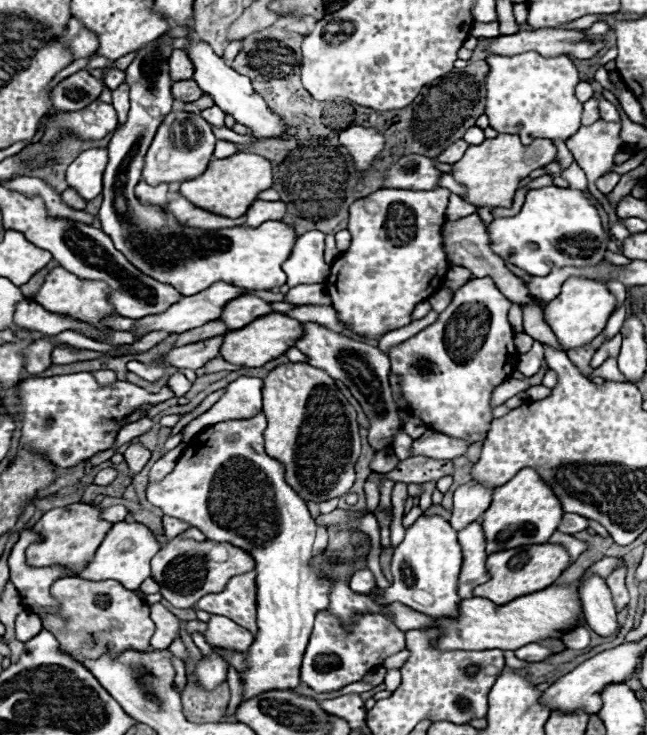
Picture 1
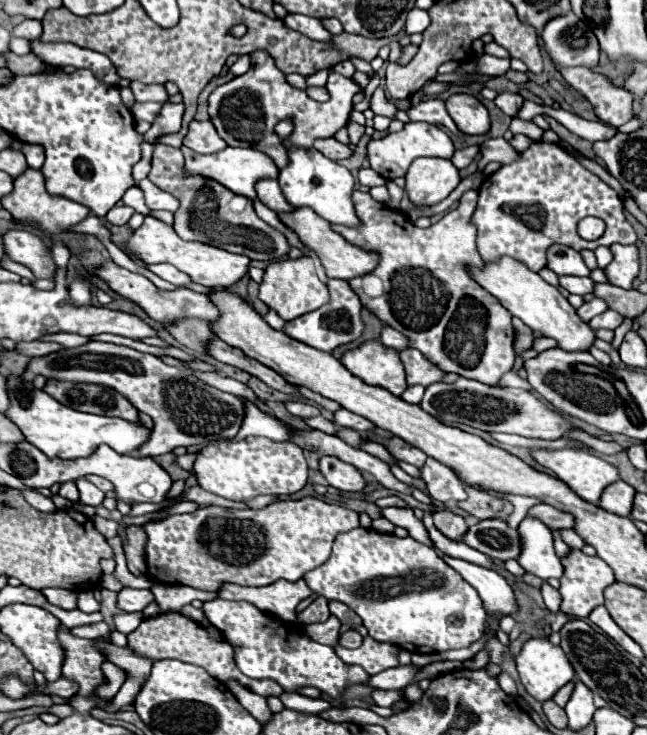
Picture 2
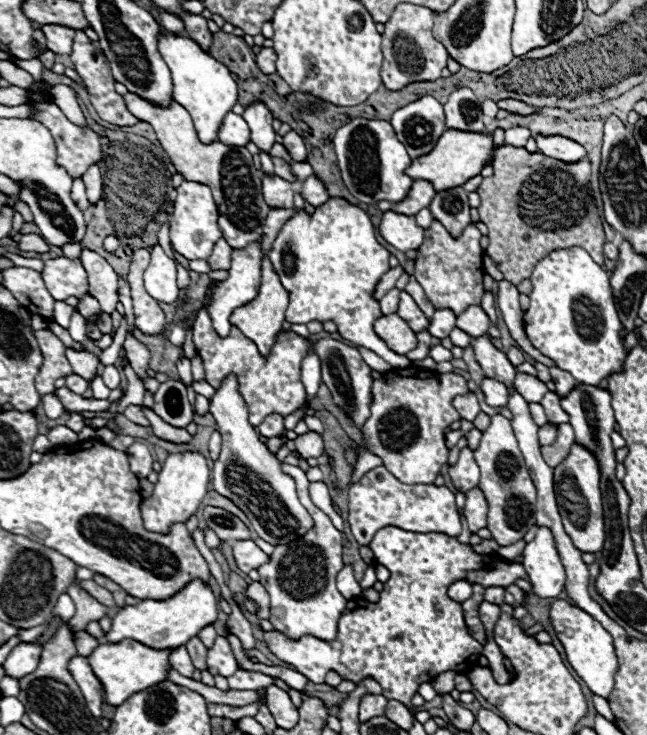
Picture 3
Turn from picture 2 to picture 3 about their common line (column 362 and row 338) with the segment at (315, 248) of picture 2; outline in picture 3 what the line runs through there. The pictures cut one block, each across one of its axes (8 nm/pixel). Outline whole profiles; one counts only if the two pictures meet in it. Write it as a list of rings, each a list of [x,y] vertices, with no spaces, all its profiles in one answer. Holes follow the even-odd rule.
[[[268,254],[262,258],[262,266],[260,266],[260,286],[258,286],[258,296],[254,300],[250,300],[248,304],[236,308],[230,316],[230,322],[234,326],[238,326],[242,330],[242,334],[246,338],[250,338],[256,346],[258,346],[258,352],[262,356],[266,356],[270,352],[270,348],[274,346],[276,342],[276,336],[280,334],[282,330],[282,324],[284,324],[284,312],[286,312],[286,306],[288,306],[288,292],[284,290],[284,286],[280,284],[280,278],[278,274],[274,272],[274,266],[268,258]]]

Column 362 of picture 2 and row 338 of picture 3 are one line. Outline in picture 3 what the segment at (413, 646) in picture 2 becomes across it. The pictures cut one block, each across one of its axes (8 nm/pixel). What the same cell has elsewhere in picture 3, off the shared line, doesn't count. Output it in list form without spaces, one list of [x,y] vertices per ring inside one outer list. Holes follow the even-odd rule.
[[[564,248],[550,252],[536,264],[530,280],[534,290],[530,294],[530,308],[524,312],[524,326],[526,336],[534,348],[554,360],[558,368],[570,372],[578,384],[586,386],[598,386],[604,378],[624,370],[628,352],[624,348],[624,338],[620,338],[622,322],[614,304],[610,276],[600,264],[592,260],[592,256],[584,248]]]

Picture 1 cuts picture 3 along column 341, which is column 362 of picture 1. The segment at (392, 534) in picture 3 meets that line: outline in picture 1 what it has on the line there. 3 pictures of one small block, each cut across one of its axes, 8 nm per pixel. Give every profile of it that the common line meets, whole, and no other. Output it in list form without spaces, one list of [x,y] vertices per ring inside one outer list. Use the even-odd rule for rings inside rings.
[[[320,612],[316,616],[314,632],[304,652],[300,682],[316,692],[340,690],[352,682],[358,682],[366,672],[380,666],[388,656],[400,650],[404,650],[404,634],[382,616],[366,614],[362,618],[356,618],[356,626],[352,630],[342,630],[340,622],[336,622],[334,616]]]

